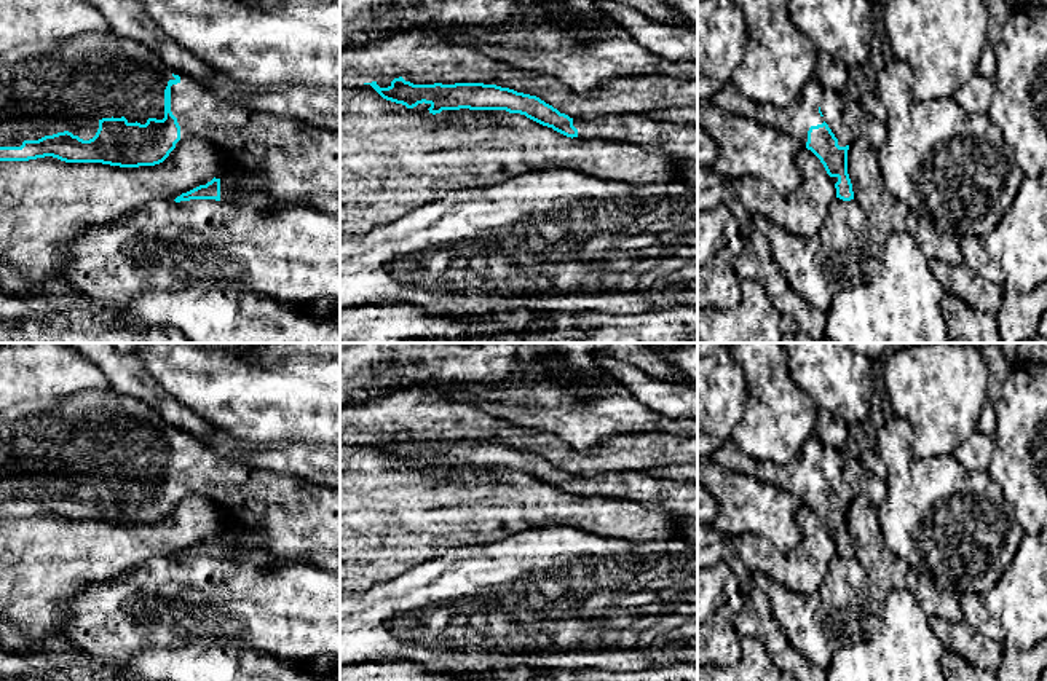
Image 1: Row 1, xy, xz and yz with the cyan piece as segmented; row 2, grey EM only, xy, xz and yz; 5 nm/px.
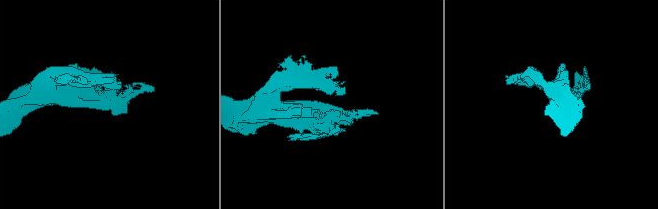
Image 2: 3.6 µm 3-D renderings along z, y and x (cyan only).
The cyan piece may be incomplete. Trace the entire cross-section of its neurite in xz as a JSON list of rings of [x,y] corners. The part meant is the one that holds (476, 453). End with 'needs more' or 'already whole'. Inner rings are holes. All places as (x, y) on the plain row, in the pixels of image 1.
[[[402,434],[388,445],[370,442],[383,456],[413,466],[429,461],[429,470],[442,467],[506,467],[552,485],[567,494],[629,499],[661,506],[678,517],[680,534],[697,544],[697,482],[659,477],[646,469],[597,474],[591,478],[573,477],[536,453],[484,440],[413,442]]] | needs more

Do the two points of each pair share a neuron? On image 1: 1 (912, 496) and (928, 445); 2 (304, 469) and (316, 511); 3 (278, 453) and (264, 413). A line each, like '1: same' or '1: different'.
1: different
2: different
3: different

